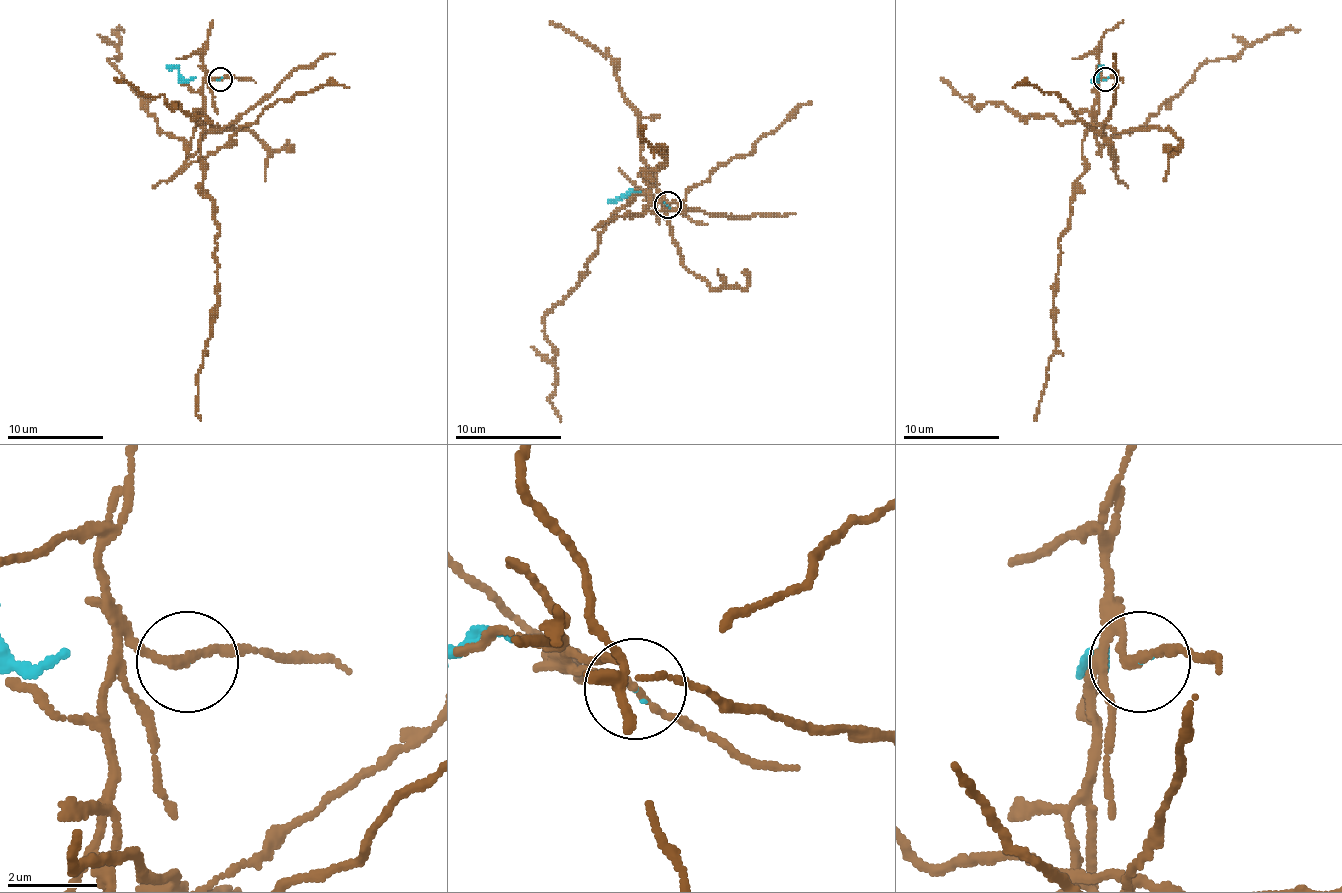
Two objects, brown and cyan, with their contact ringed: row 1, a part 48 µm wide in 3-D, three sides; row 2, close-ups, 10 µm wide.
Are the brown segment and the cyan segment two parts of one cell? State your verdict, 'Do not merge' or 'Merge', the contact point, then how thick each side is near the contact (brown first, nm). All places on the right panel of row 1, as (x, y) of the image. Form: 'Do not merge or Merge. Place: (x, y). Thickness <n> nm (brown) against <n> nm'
Do not merge. Place: (1105, 79). Thickness 150 nm (brown) against 40 nm

